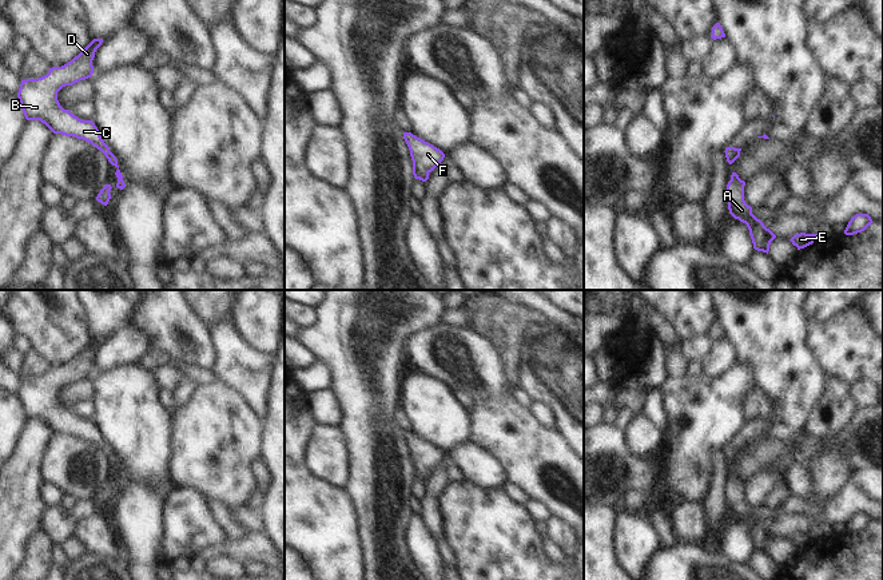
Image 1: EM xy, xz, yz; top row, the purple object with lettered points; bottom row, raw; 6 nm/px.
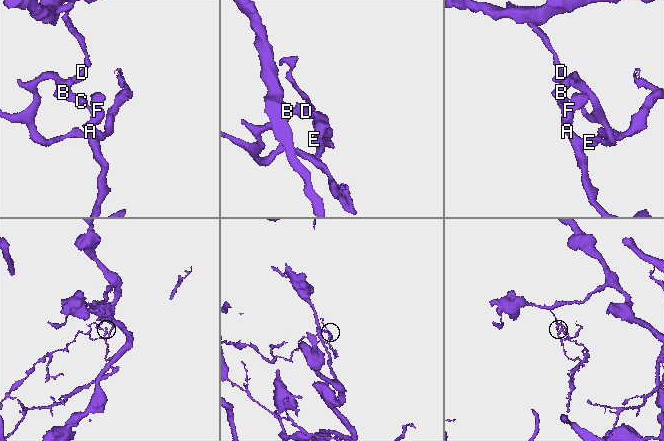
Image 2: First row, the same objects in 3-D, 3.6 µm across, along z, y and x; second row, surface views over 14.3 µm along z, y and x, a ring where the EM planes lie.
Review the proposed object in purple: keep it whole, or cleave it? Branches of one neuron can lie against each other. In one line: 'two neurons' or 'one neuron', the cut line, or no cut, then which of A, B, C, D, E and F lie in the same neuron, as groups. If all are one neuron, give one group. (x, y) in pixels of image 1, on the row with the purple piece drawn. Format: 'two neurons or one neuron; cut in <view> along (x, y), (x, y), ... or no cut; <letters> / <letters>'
one neuron; no cut; A B C D E F

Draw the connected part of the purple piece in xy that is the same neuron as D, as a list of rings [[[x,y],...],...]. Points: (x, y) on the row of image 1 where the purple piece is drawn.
[[[94,39],[67,64],[49,68],[48,74],[41,78],[21,80],[17,98],[27,120],[40,120],[53,134],[83,139],[100,150],[108,162],[118,168],[115,172],[118,178],[116,187],[123,190],[126,183],[118,159],[102,139],[95,123],[79,119],[69,110],[64,110],[57,100],[57,92],[63,87],[92,76],[92,60],[102,43],[103,39]]]

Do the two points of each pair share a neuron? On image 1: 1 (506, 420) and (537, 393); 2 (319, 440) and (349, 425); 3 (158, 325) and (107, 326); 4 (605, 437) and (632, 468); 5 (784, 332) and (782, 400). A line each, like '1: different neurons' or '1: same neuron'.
1: different neurons
2: different neurons
3: different neurons
4: same neuron
5: same neuron

